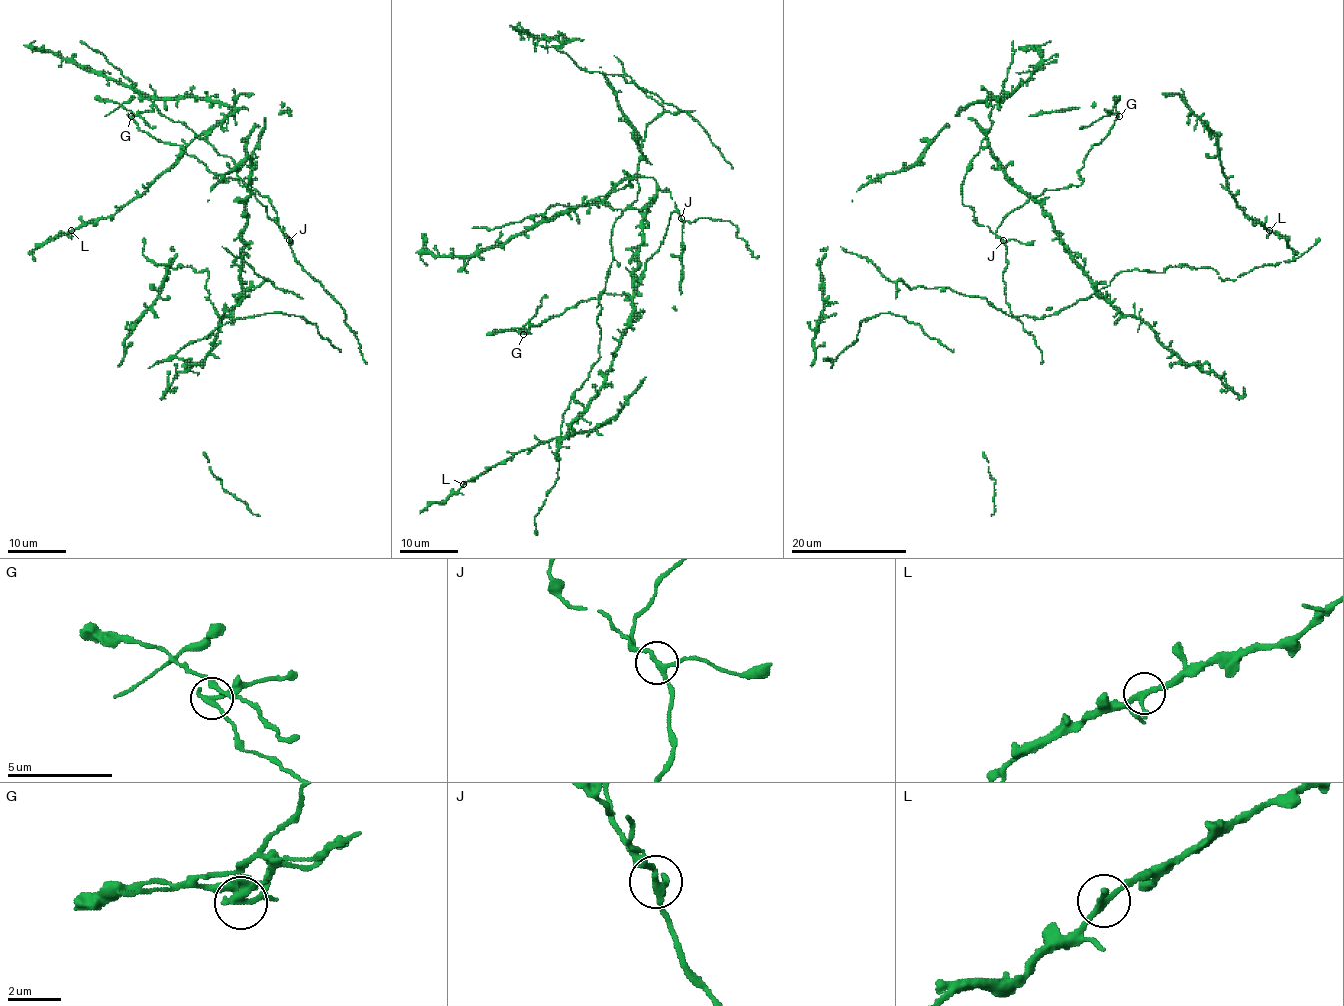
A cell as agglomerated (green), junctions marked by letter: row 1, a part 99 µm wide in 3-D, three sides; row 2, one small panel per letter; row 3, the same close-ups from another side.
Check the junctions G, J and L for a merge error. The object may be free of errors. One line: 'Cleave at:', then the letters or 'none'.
Cleave at: G

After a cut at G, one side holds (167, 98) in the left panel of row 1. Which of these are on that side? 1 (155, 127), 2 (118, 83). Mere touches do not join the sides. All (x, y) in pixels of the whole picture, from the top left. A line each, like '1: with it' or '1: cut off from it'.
1: cut off from it
2: with it

